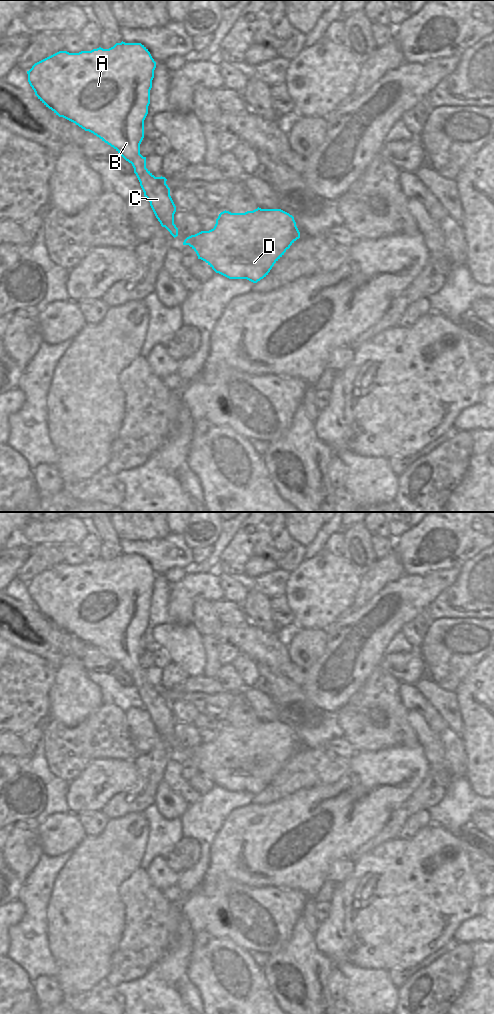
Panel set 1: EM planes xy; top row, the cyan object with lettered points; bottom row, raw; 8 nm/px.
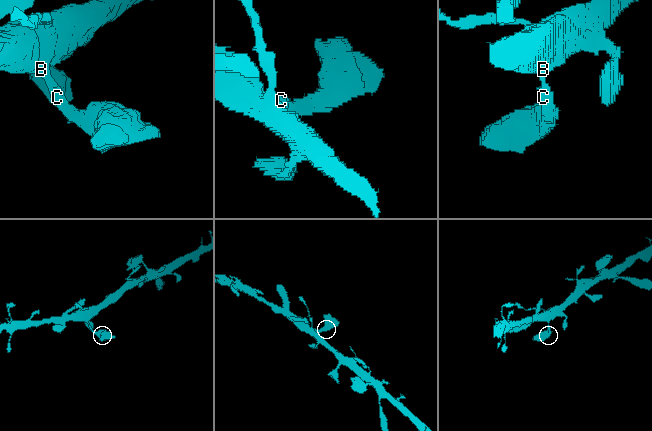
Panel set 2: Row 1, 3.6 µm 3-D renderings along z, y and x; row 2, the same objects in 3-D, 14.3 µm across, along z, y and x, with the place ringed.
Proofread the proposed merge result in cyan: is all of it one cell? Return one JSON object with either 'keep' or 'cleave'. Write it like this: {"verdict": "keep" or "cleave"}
{"verdict": "keep"}

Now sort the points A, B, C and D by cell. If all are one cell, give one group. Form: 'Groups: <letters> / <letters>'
Groups: A B C D

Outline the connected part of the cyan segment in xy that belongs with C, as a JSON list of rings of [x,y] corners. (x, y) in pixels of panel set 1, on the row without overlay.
[[[122,553],[109,561],[99,559],[79,565],[59,563],[35,575],[27,586],[35,607],[46,619],[93,645],[132,676],[156,730],[175,750],[178,748],[174,736],[176,718],[167,691],[155,689],[146,680],[146,669],[140,666],[155,580],[156,574],[144,557]]]

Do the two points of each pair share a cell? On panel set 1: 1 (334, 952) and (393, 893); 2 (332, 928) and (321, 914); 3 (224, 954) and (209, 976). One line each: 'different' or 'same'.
1: different
2: different
3: same

